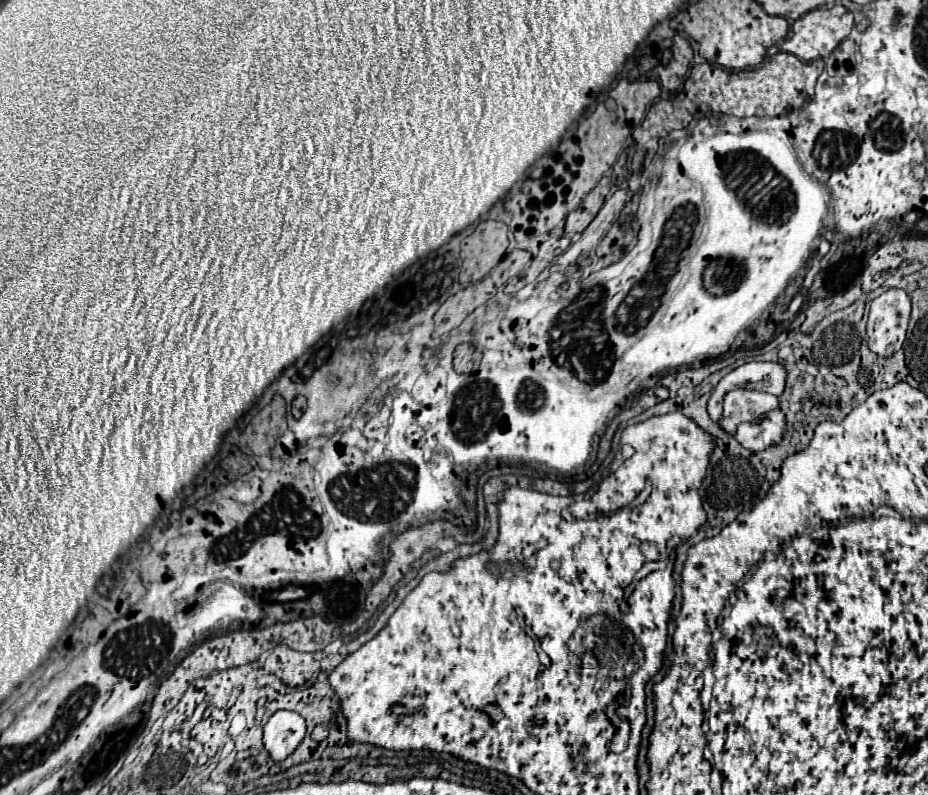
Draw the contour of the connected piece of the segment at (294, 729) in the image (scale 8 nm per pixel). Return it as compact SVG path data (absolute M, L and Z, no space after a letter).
M278 710L264 724L262 742L264 742L264 748L268 750L270 758L276 764L280 764L300 746L304 736L306 736L304 718L292 710Z

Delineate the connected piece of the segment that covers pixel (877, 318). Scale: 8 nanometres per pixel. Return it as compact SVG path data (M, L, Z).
M890 288L870 302L868 346L877 356L890 357L902 348L910 318L910 298L900 288Z

